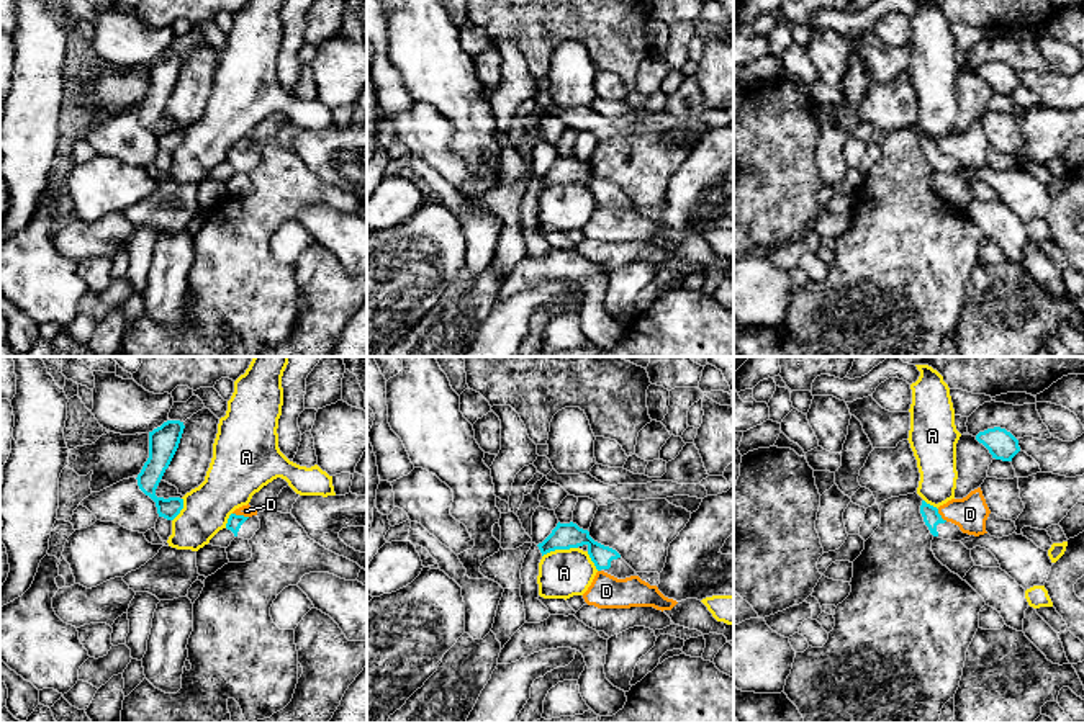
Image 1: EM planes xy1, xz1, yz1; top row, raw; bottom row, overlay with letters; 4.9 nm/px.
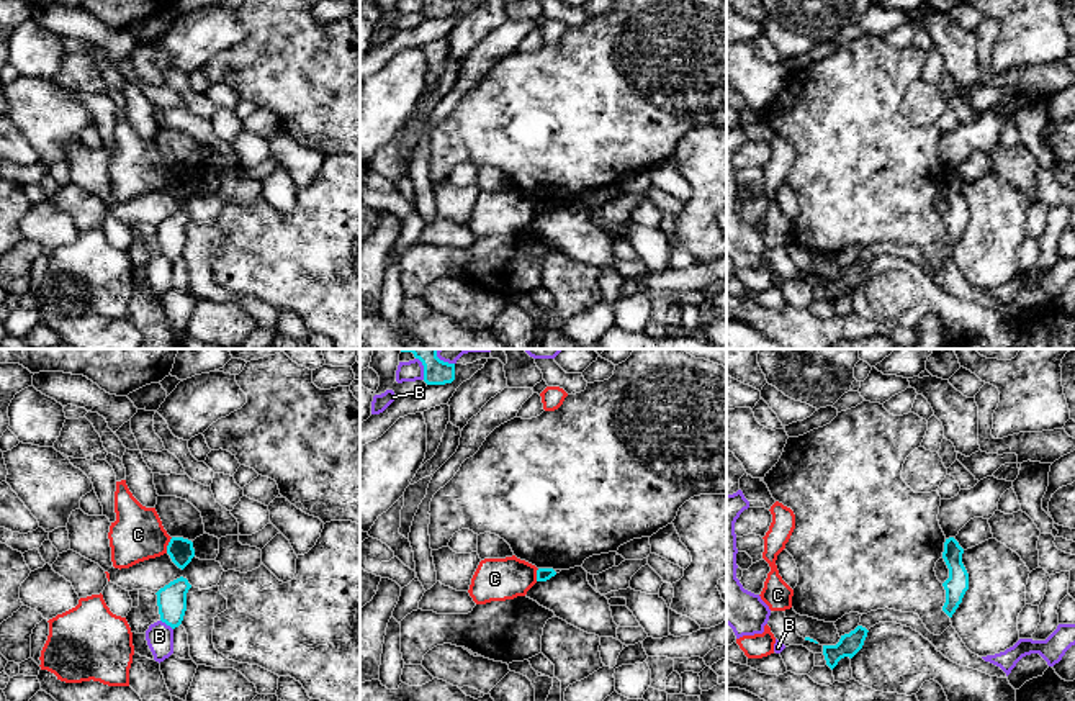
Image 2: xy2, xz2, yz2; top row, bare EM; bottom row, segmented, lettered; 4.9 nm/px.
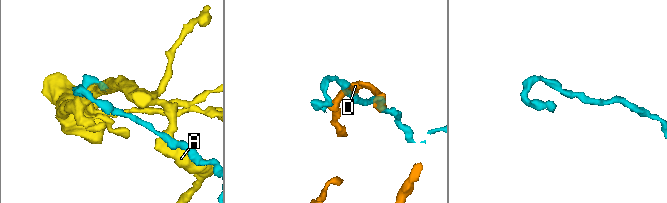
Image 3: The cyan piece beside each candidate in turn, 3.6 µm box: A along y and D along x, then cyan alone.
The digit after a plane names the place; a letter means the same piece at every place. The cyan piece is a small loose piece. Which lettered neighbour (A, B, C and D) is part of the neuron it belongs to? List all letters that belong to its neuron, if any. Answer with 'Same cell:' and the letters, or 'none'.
Same cell: none

